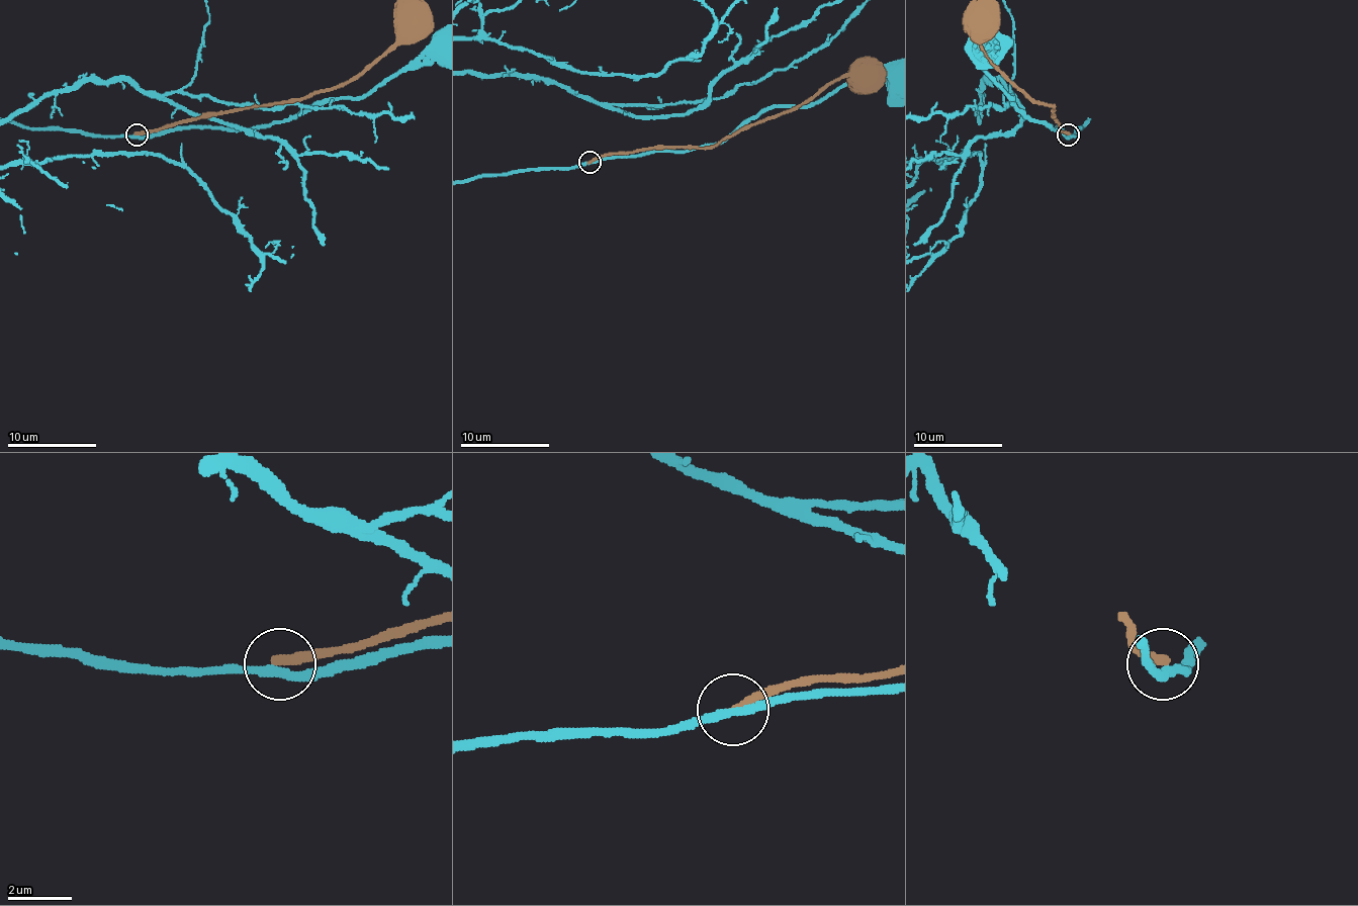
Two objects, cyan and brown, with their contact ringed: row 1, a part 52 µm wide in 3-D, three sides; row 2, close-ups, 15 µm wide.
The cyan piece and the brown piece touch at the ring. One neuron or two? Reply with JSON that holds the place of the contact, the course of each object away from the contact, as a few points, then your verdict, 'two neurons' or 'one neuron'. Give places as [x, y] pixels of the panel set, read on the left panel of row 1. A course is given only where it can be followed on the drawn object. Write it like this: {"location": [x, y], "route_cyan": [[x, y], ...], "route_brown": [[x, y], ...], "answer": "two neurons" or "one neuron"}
{"location": [137, 134], "route_cyan": [[136, 136], [190, 127], [246, 129], [288, 120], [322, 102], [360, 98], [423, 67], [440, 49], [449, 49]], "route_brown": [[136, 133], [190, 120], [292, 102], [342, 87], [384, 56], [418, 22]], "answer": "two neurons"}

